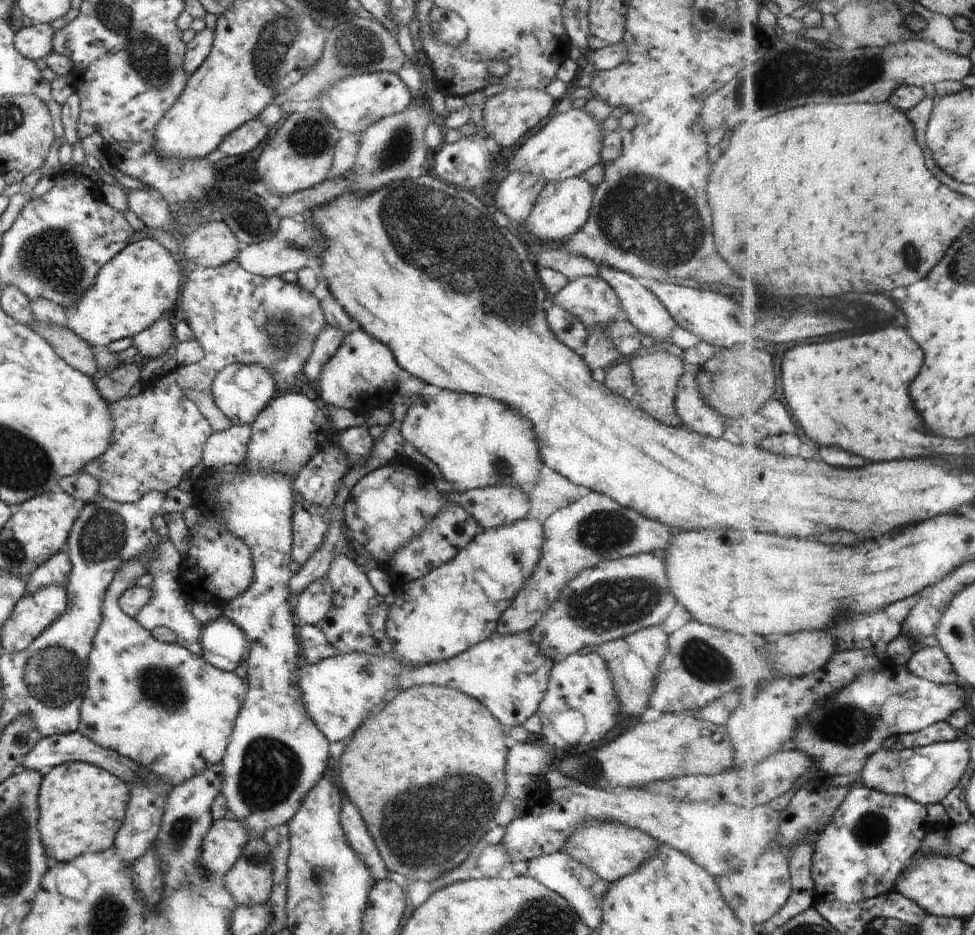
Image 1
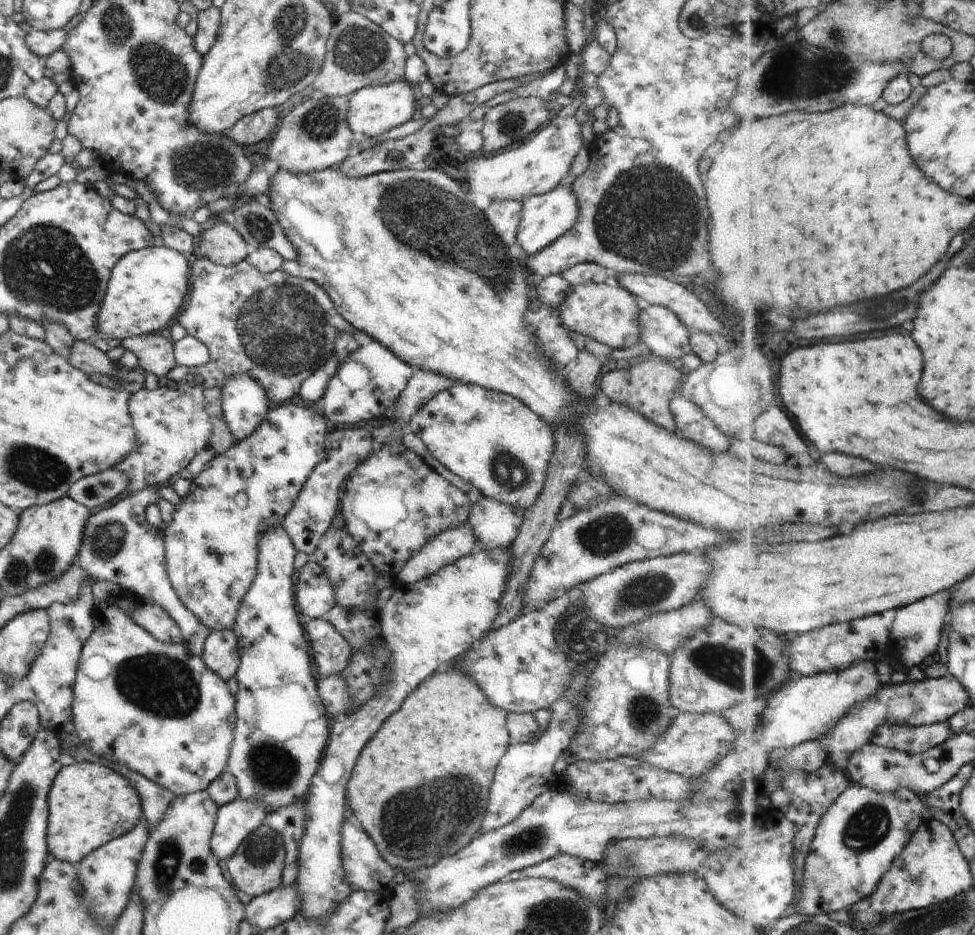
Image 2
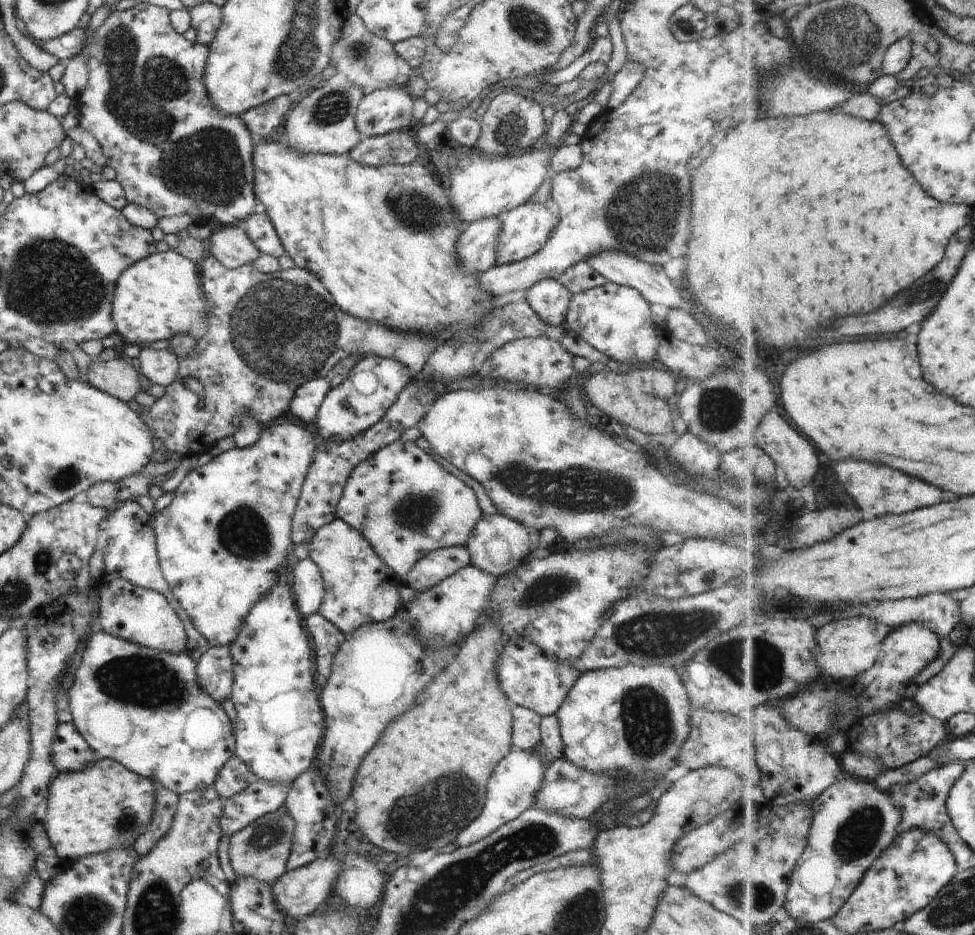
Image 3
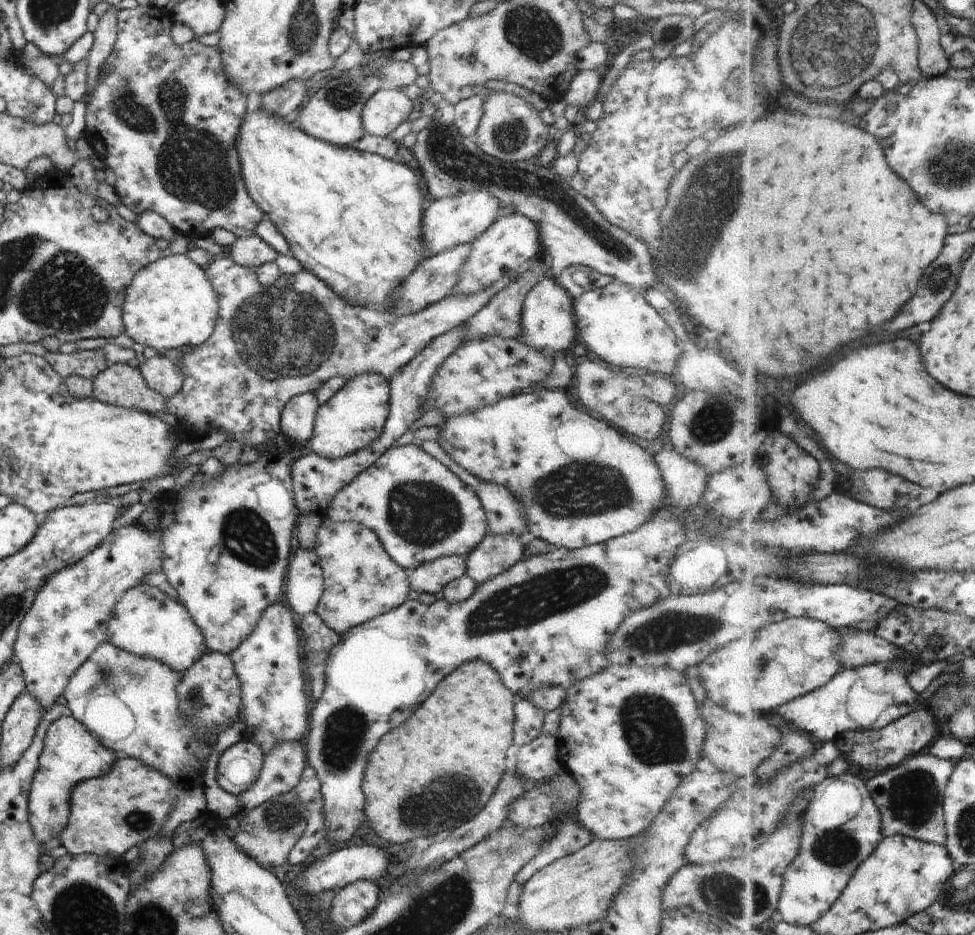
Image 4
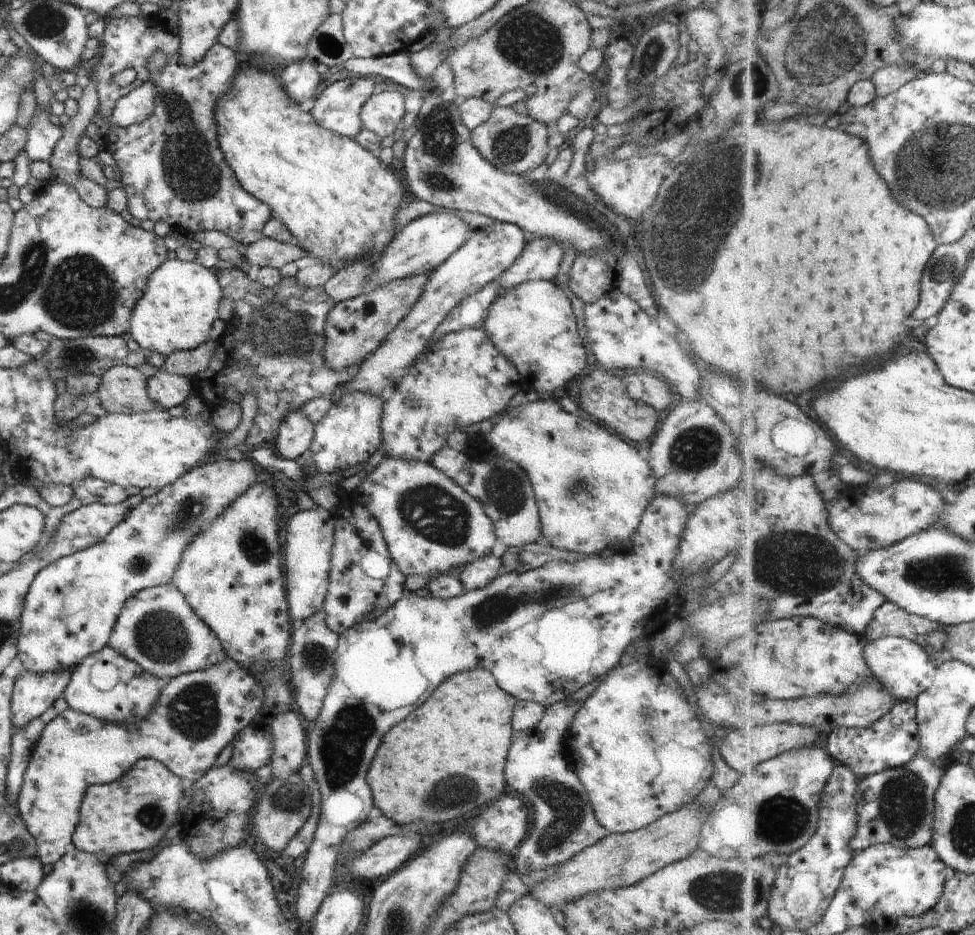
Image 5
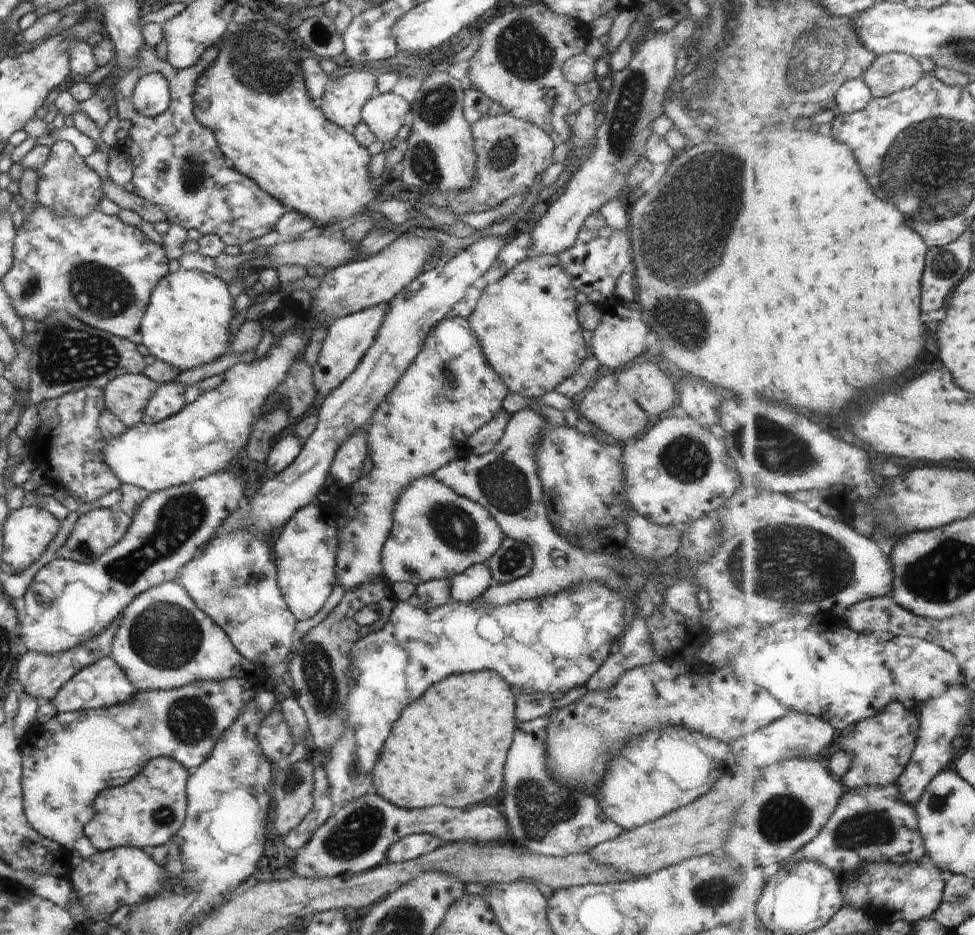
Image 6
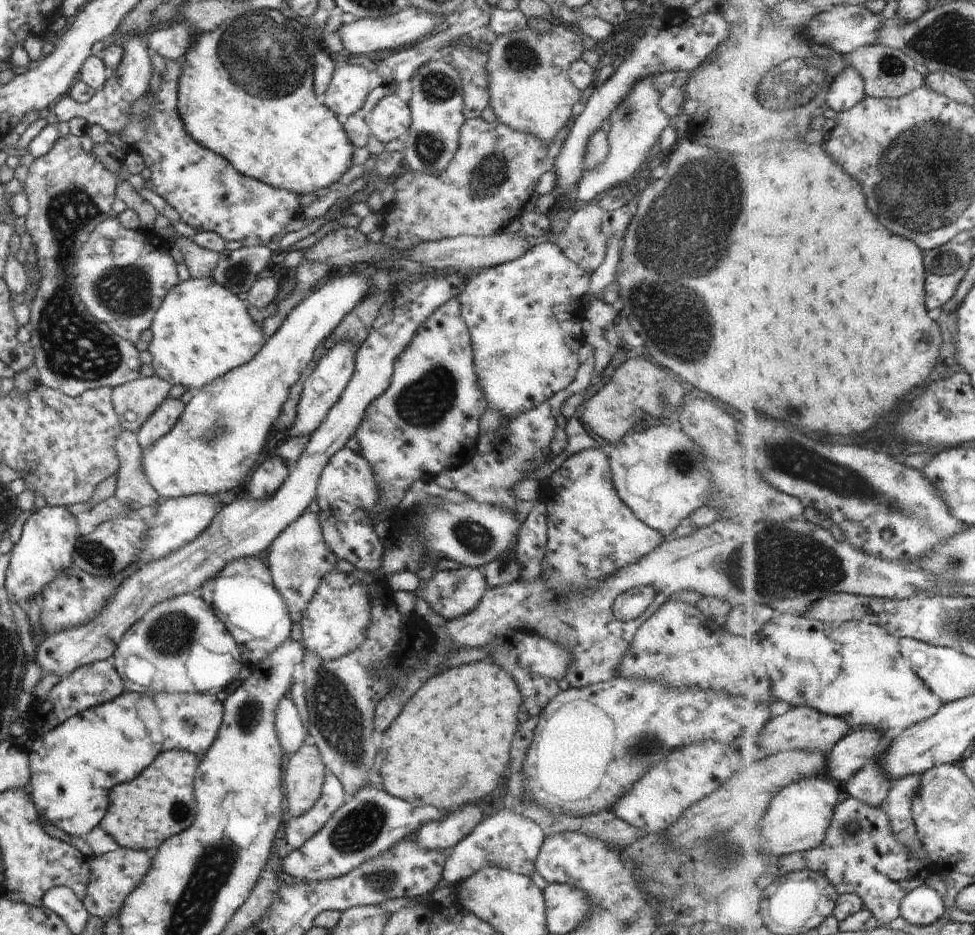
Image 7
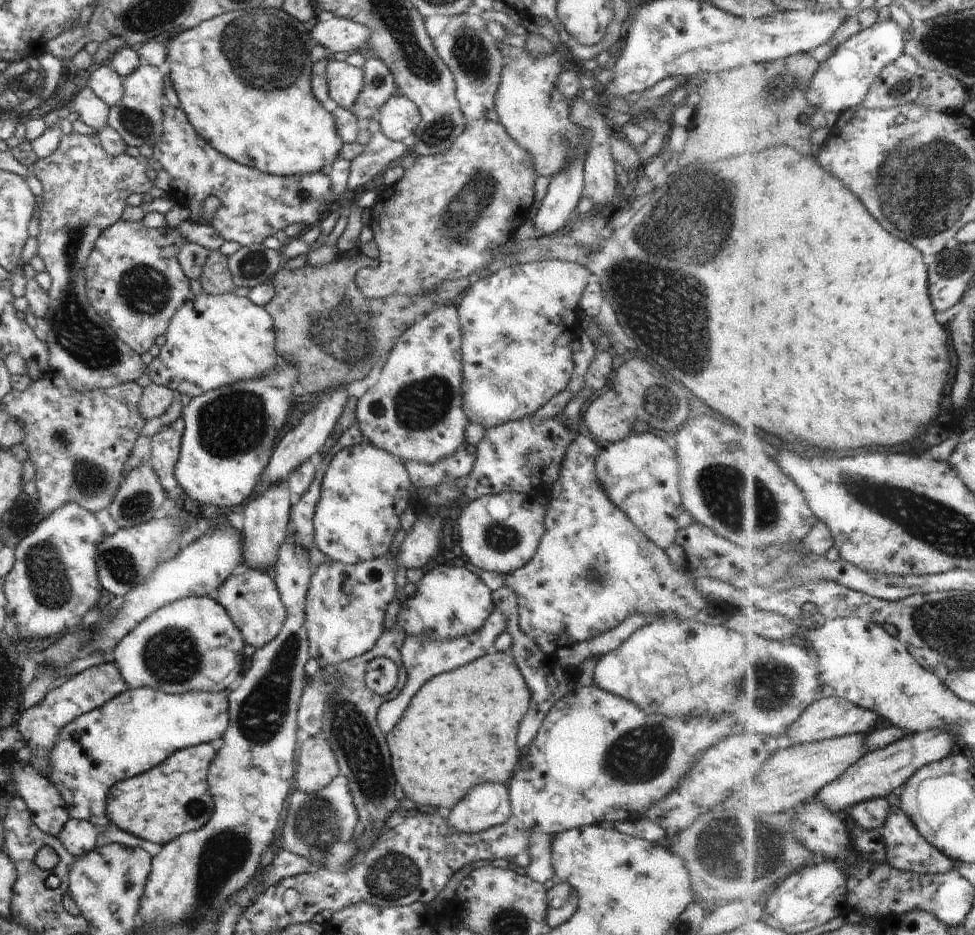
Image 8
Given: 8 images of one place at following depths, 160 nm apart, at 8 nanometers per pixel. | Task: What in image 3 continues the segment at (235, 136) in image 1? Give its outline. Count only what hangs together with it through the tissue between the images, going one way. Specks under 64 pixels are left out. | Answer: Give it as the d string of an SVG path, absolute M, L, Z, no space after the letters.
M282 95L263 105L240 113L239 117L245 122L247 129L254 138L269 139L272 130L276 130L293 108L289 95Z

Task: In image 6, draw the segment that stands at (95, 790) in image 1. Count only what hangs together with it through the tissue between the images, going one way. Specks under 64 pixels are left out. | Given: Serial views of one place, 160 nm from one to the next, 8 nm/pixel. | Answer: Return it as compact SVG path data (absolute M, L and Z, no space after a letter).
M170 757L150 759L142 774L130 784L102 790L94 801L94 818L84 827L84 836L98 851L116 847L138 847L149 850L168 844L187 815L185 791L190 771Z

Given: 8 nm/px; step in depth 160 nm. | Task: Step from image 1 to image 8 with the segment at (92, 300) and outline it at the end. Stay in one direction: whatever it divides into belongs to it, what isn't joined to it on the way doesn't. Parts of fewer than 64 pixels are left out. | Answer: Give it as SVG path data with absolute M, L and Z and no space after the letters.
M202 292L187 301L178 309L170 321L166 343L160 353L147 365L147 373L154 384L162 385L171 391L199 397L201 394L232 385L237 381L249 381L265 377L277 370L281 353L276 350L276 335L272 316L254 304L248 297L239 297L234 292L210 296Z

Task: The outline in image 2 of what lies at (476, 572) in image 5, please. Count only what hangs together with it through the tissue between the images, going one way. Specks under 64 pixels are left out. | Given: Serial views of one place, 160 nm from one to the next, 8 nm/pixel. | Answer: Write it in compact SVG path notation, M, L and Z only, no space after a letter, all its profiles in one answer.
M488 497L472 504L468 526L481 550L510 548L522 526L524 511Z

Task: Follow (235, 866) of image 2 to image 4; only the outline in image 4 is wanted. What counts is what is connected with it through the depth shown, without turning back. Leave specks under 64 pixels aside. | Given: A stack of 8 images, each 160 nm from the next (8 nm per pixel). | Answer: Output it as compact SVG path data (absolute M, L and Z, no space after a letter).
M292 789L269 798L239 817L239 826L232 840L240 850L269 870L270 866L280 866L286 862L292 847L306 828L308 813L306 805L297 797L296 789Z

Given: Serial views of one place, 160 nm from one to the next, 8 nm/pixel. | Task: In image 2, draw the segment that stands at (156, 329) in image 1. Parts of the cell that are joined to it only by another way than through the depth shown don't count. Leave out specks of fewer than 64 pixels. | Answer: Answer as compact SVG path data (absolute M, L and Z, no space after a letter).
M152 333L142 337L130 337L116 342L125 350L130 350L138 358L138 369L150 372L160 378L166 376L177 365L173 353L173 343L167 333Z

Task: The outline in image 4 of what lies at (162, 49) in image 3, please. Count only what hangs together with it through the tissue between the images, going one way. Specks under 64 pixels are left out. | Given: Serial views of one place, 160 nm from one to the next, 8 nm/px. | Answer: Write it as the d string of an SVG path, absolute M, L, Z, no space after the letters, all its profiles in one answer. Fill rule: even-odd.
M138 5L131 9L122 9L117 12L117 39L115 40L110 56L101 68L101 73L87 102L85 112L85 137L91 141L94 147L95 156L104 162L106 167L112 168L116 174L114 188L120 197L121 203L137 215L146 211L152 211L165 218L171 226L186 237L191 239L195 237L209 236L215 228L224 228L230 230L238 239L249 237L253 234L253 228L260 221L266 219L262 209L252 200L245 187L237 148L235 147L236 137L242 117L246 114L246 96L241 94L239 86L236 86L225 73L225 66L221 57L221 50L218 47L204 46L196 39L183 45L174 44L170 37L170 26L173 20L169 10L160 6L142 6ZM160 57L163 63L160 68L152 70L149 67L151 58Z

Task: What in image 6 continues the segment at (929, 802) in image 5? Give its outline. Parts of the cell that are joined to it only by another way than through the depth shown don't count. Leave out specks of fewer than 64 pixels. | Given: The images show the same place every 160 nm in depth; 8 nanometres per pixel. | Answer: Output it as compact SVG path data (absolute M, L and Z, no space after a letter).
M897 783L889 787L874 784L849 789L820 836L774 869L795 862L816 861L834 870L844 888L857 880L867 864L921 863L928 852L919 830L916 805L907 803L901 792Z

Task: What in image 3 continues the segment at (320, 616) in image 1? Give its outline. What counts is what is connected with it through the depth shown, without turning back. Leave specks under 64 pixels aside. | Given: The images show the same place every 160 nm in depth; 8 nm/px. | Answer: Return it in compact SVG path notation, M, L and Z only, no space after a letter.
M310 558L293 560L290 564L289 581L299 612L304 616L318 613L325 595L325 588L316 563Z

